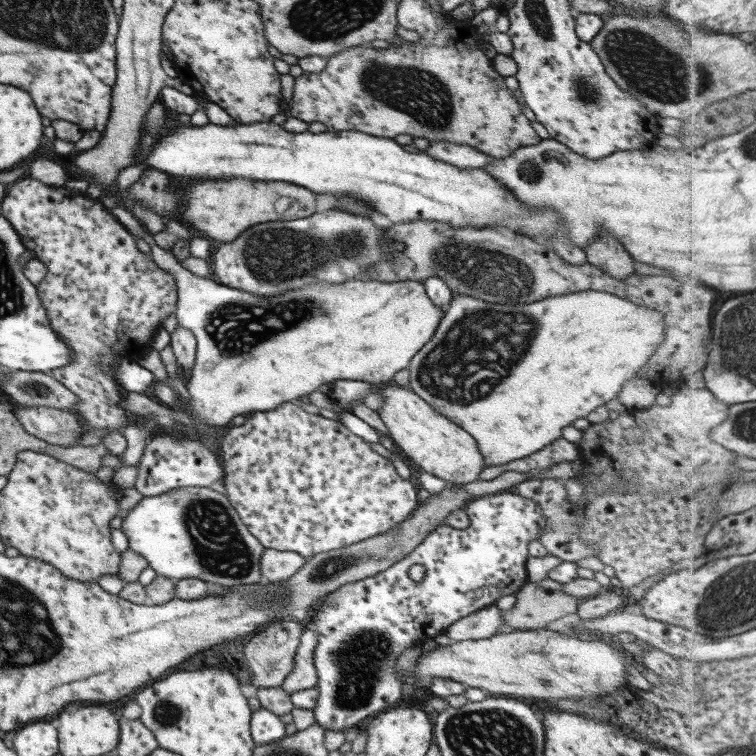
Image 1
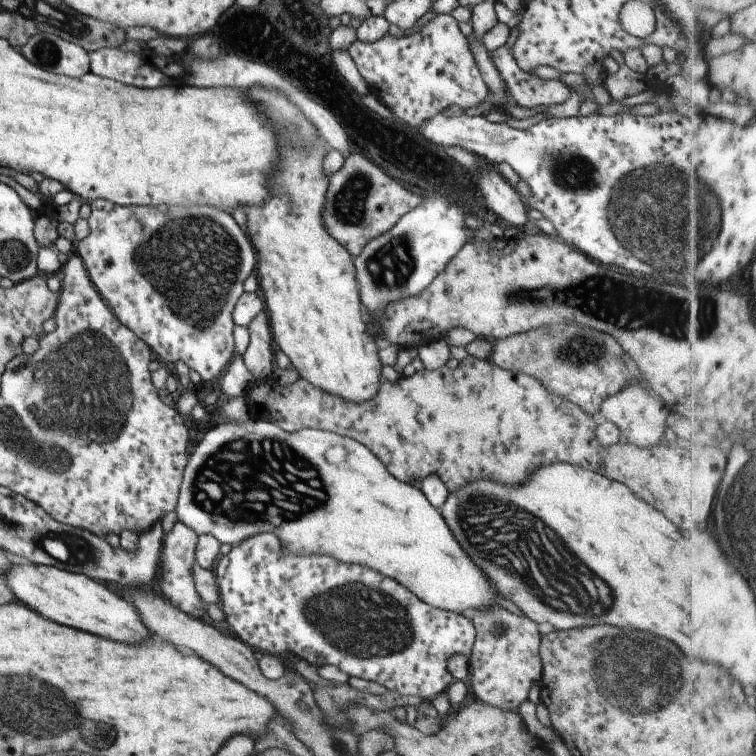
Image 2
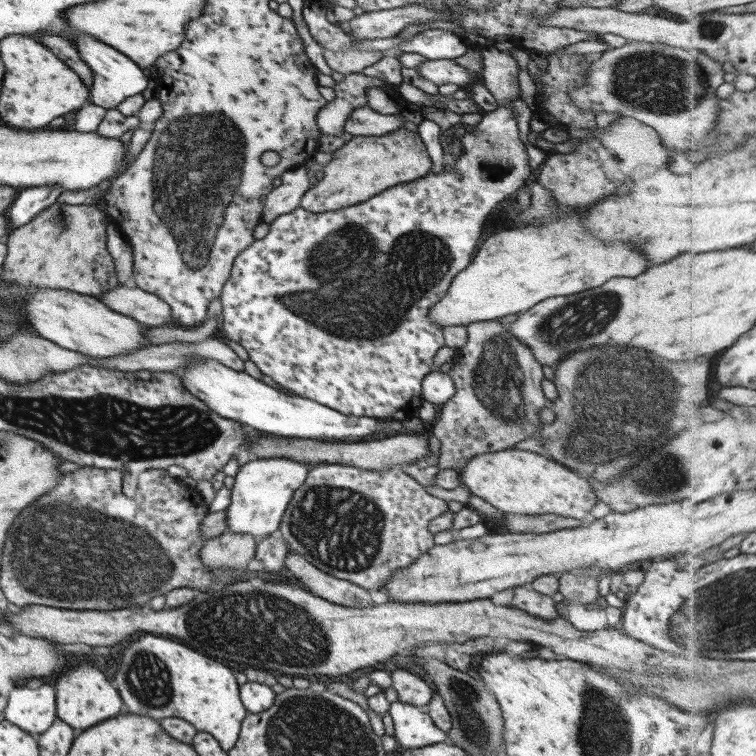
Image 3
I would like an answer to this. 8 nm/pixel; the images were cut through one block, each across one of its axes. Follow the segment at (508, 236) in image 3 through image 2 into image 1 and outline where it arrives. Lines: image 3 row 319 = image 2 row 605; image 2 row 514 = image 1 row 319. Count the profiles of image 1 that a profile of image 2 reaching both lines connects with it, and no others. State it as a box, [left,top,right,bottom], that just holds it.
[149,246,445,426]

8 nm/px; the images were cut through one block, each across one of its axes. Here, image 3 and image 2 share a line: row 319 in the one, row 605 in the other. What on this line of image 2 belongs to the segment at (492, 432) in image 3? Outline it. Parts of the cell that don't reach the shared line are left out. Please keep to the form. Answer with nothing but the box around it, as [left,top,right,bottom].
[468,606,543,711]

